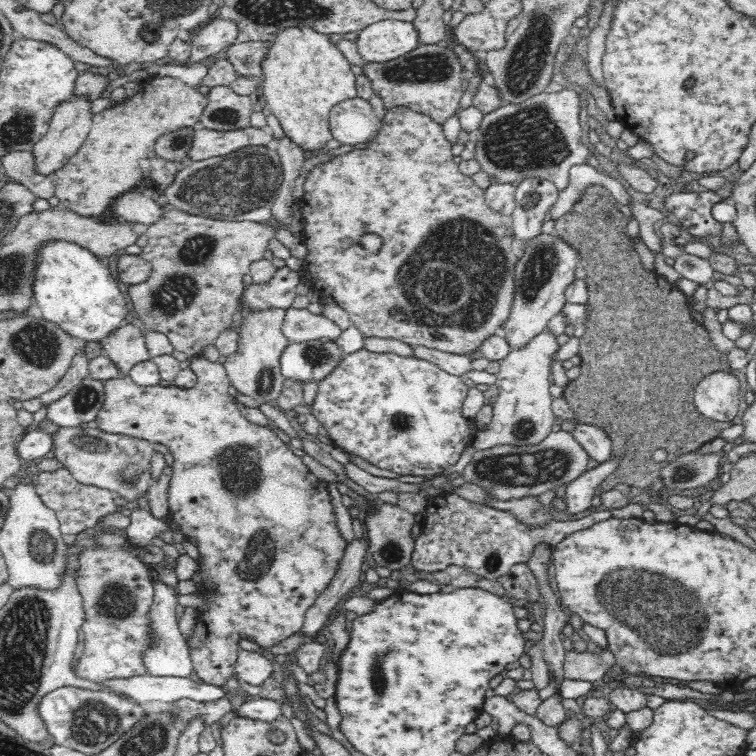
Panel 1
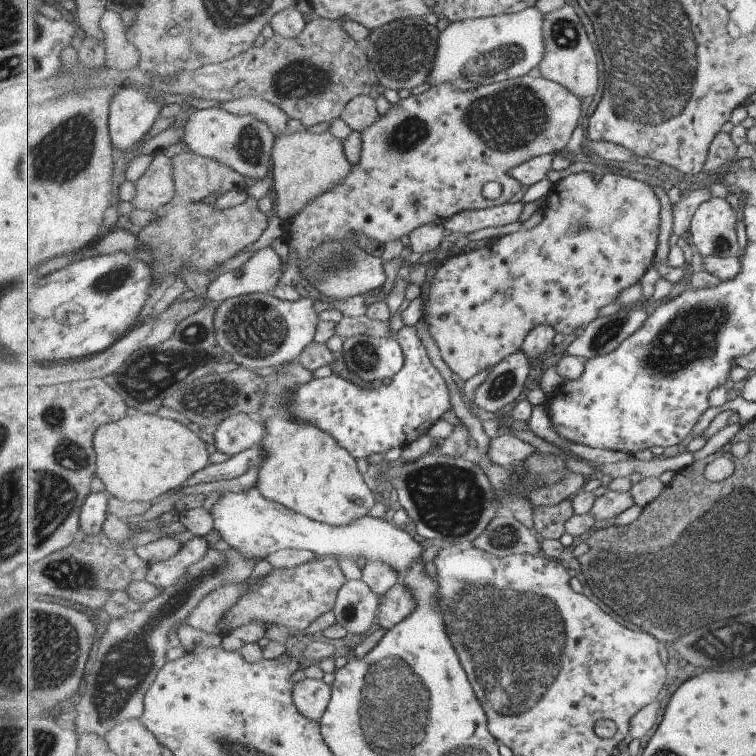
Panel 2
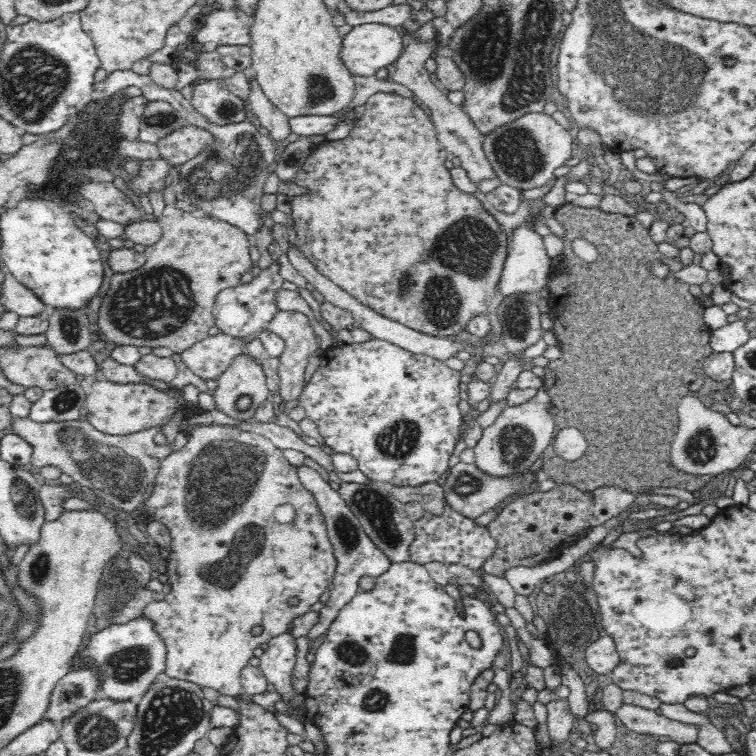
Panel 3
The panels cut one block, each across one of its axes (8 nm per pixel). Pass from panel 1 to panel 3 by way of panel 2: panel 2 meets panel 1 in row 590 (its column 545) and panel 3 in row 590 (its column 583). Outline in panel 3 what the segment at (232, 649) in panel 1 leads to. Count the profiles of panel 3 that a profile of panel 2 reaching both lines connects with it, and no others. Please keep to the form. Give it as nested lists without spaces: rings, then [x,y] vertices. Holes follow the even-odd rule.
[[[210,424],[210,426],[196,426],[196,428],[192,428],[192,430],[187,430],[187,433],[188,442],[181,450],[174,451],[162,462],[159,473],[155,478],[154,485],[152,485],[151,495],[146,501],[144,501],[145,509],[152,516],[152,518],[154,518],[153,520],[157,520],[160,522],[160,524],[164,524],[171,534],[171,551],[169,552],[169,557],[167,559],[167,570],[165,572],[167,575],[167,582],[170,583],[171,586],[171,592],[166,595],[164,600],[160,600],[159,602],[151,602],[147,604],[143,610],[146,615],[150,615],[151,618],[155,619],[155,626],[158,626],[159,634],[162,635],[167,648],[167,665],[165,668],[164,677],[187,680],[188,682],[193,682],[201,687],[213,688],[214,690],[220,692],[221,695],[236,697],[237,694],[244,692],[241,683],[241,670],[244,668],[244,666],[248,665],[248,660],[253,656],[254,650],[260,646],[265,647],[267,642],[270,641],[272,637],[286,633],[288,630],[290,630],[291,624],[294,622],[296,617],[301,617],[303,614],[312,612],[312,605],[316,604],[316,602],[319,602],[320,597],[324,593],[328,592],[328,589],[330,586],[332,586],[331,582],[335,577],[337,560],[331,539],[327,536],[327,524],[325,523],[323,514],[318,509],[316,497],[314,497],[313,494],[302,484],[302,481],[297,475],[297,468],[292,466],[290,462],[286,461],[282,451],[278,449],[278,446],[276,446],[272,440],[266,438],[262,434],[258,434],[257,432],[252,432],[251,430],[242,430],[241,428],[236,427],[236,425]],[[284,503],[288,503],[288,506],[292,506],[292,510],[295,510],[296,516],[292,518],[292,522],[281,524],[280,522],[276,521],[276,518],[273,516],[273,514],[276,514],[276,508],[278,506],[284,506]]]

